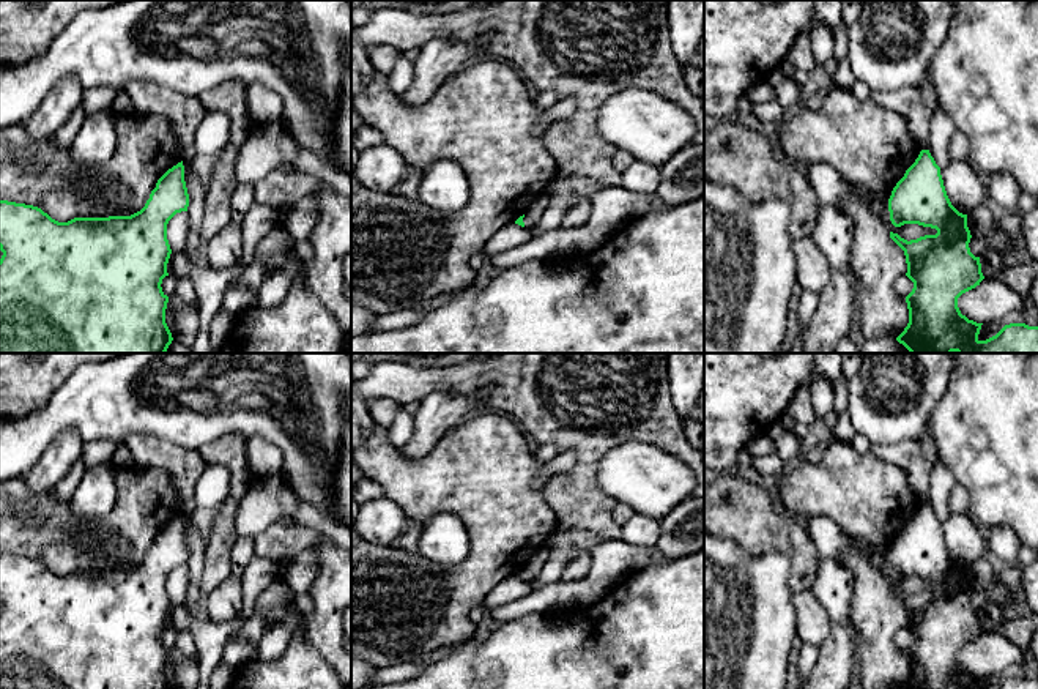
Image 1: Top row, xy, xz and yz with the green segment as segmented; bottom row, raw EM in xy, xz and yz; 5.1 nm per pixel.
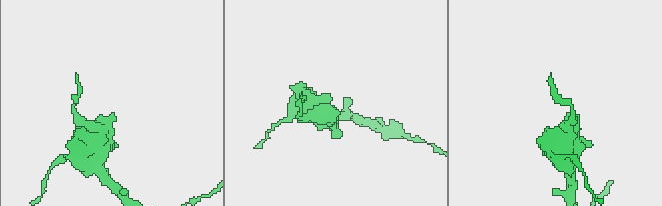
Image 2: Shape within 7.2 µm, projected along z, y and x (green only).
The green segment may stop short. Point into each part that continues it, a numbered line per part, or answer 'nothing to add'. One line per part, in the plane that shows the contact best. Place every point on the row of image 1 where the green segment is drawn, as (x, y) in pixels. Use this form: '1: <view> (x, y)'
nothing to add

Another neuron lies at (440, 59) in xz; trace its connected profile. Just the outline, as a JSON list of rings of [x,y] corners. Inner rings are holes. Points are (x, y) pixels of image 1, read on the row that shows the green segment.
[[[433,38],[421,47],[419,58],[413,63],[414,79],[410,88],[397,96],[406,107],[425,104],[435,91],[460,69],[485,58],[487,38],[471,43]]]

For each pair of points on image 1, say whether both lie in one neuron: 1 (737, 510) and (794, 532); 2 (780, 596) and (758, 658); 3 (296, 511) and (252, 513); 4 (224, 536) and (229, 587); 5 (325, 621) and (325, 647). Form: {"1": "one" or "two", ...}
{"1": "one", "2": "one", "3": "one", "4": "two", "5": "one"}

